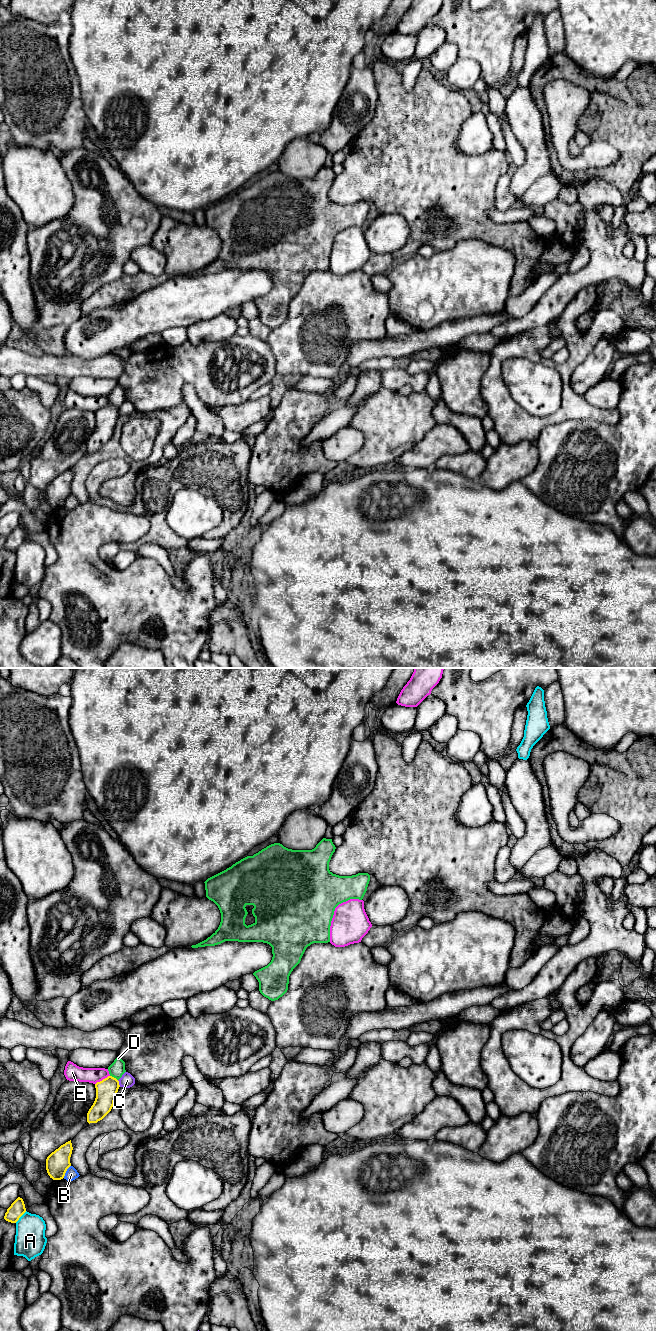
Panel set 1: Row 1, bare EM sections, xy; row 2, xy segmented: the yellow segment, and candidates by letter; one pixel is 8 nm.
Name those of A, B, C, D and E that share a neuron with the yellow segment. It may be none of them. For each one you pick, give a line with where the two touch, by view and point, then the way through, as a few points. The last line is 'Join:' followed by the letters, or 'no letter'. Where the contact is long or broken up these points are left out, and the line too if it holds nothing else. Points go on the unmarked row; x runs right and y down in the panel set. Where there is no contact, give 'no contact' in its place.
Join: no letter

